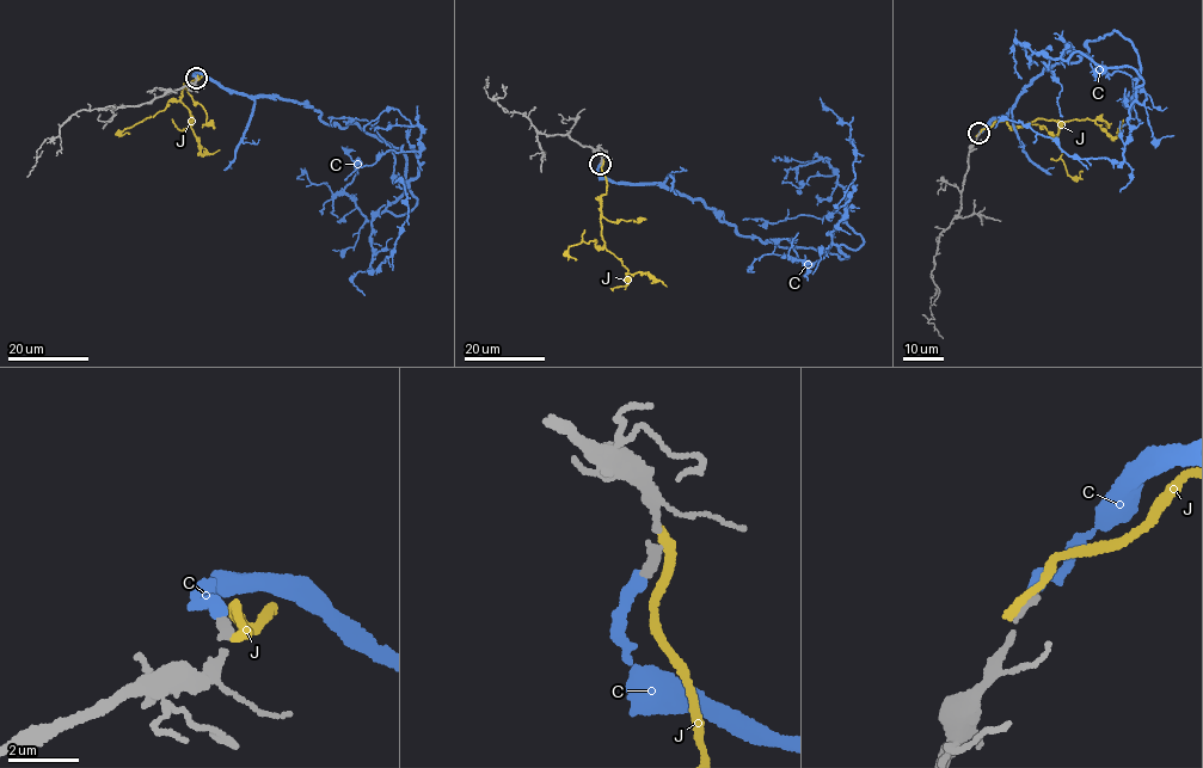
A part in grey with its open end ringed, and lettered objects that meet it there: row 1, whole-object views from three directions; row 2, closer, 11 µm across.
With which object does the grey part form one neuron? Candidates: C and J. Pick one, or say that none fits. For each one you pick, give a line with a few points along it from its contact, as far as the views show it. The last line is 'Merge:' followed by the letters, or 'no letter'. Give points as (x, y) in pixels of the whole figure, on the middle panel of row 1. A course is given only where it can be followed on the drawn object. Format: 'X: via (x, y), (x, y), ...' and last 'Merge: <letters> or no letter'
C: via (600, 164), (626, 184), (704, 200), (736, 232), (841, 259), (830, 233), (855, 147), (820, 97)
Merge: C

